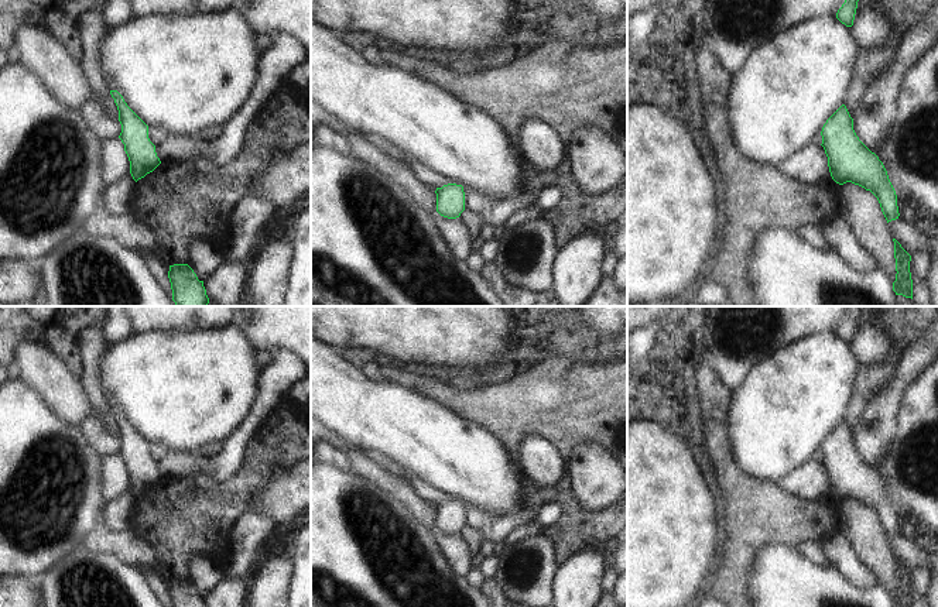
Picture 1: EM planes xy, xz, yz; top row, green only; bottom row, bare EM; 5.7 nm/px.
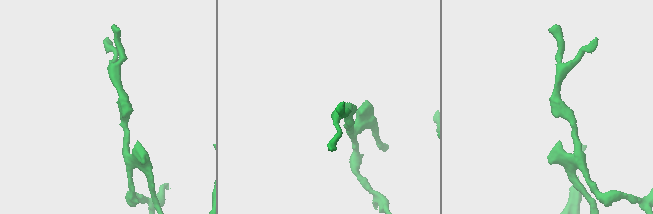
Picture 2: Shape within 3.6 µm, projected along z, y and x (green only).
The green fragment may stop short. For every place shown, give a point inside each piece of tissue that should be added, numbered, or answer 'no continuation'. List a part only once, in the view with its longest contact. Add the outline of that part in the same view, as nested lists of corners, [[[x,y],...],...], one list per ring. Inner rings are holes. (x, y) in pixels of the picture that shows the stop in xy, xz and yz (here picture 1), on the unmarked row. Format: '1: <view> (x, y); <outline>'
no continuation

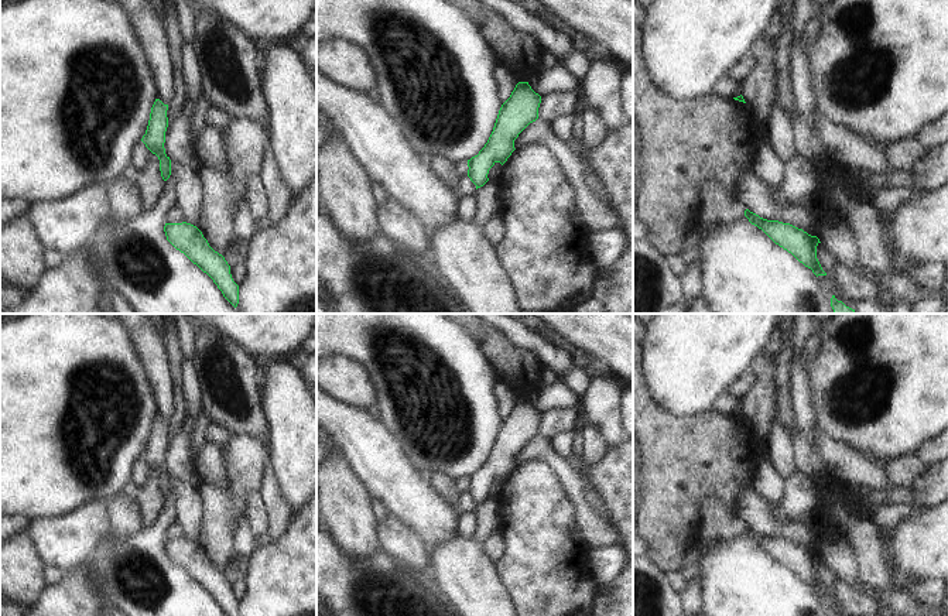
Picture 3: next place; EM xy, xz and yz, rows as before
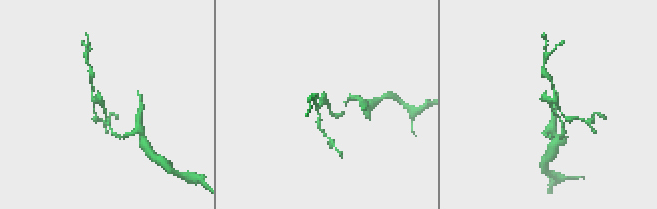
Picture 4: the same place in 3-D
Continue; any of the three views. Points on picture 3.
no continuation

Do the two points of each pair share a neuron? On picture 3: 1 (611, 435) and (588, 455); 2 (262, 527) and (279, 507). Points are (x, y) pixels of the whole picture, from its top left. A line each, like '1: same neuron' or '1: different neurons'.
1: different neurons
2: different neurons

